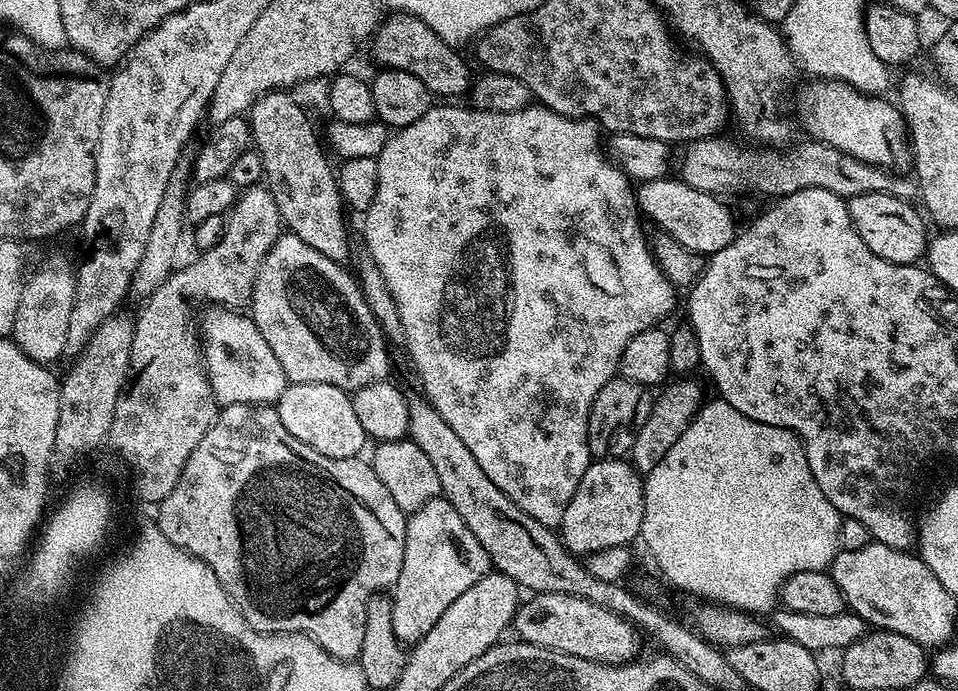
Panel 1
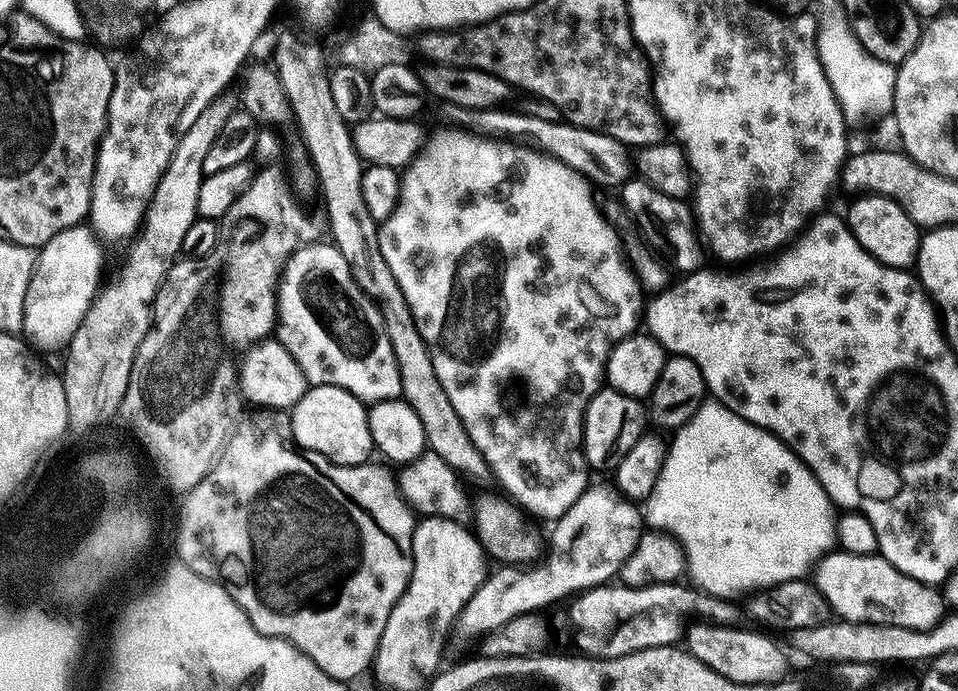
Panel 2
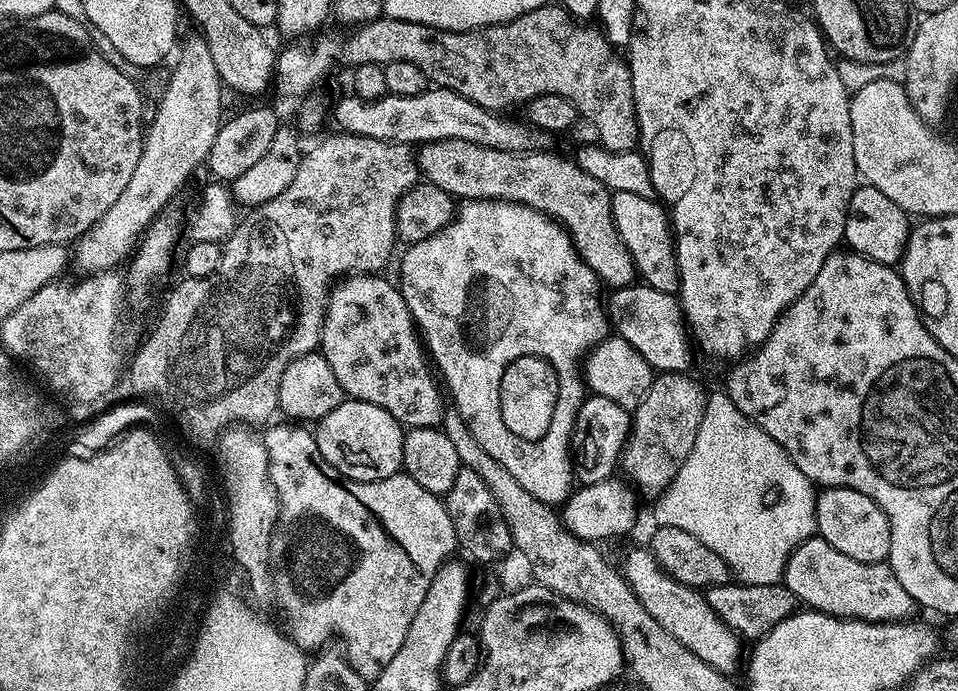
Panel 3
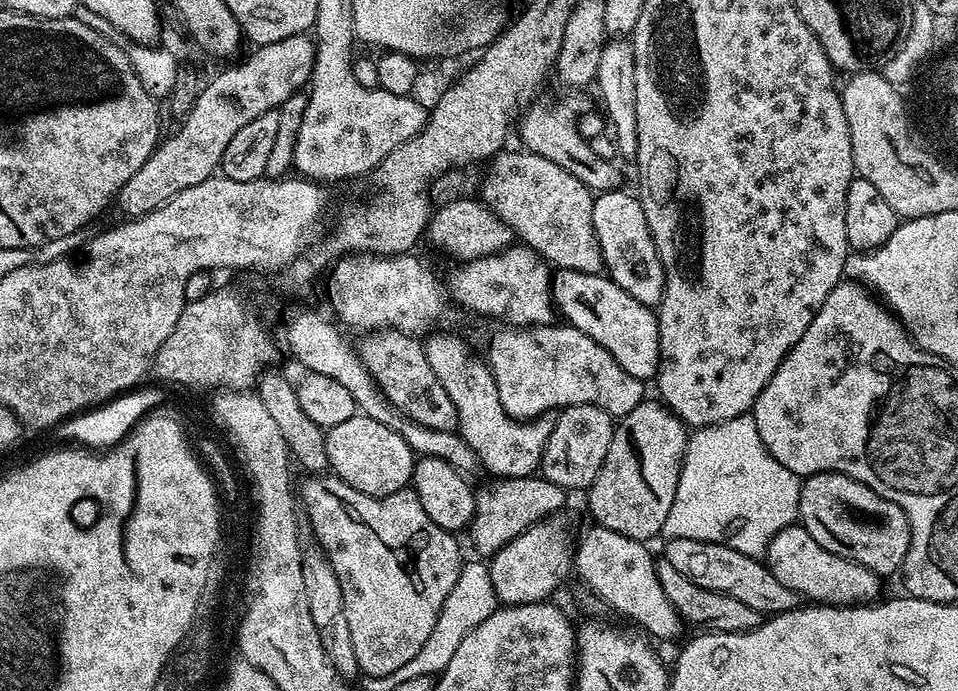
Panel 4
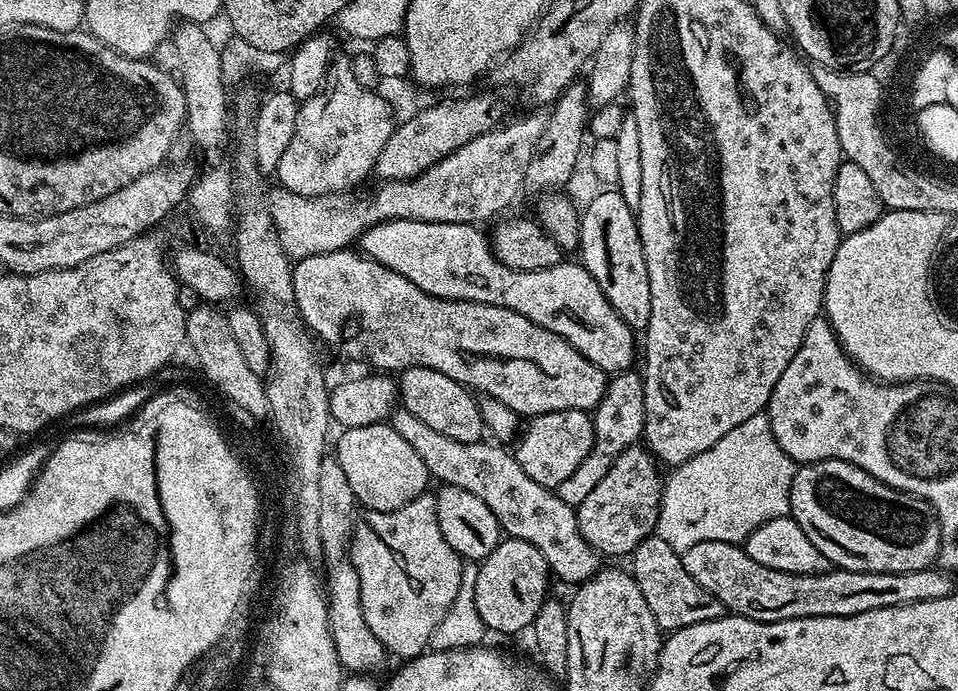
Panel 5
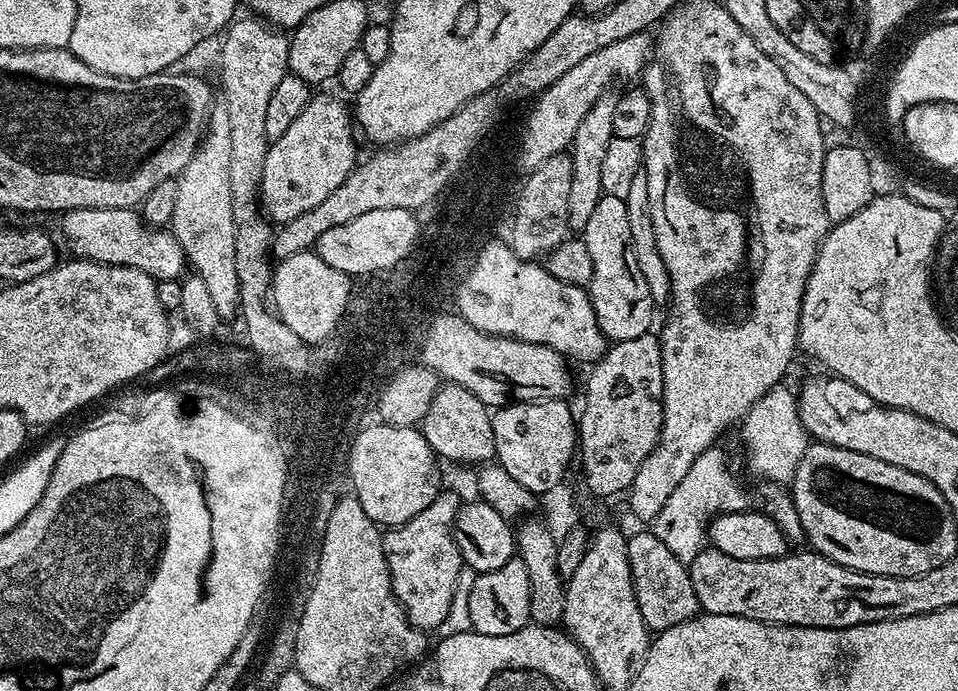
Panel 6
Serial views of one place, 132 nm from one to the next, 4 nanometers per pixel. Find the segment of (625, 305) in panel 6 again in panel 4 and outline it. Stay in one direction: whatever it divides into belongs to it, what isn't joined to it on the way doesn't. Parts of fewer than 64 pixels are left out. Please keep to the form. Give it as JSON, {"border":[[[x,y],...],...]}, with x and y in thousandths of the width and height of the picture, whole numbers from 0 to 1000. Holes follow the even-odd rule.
{"border":[[[651,276],[627,278],[619,292],[619,337],[627,357],[629,392],[666,437],[685,443],[693,424],[693,386],[687,373],[678,327],[674,327],[674,310],[667,288]]]}

